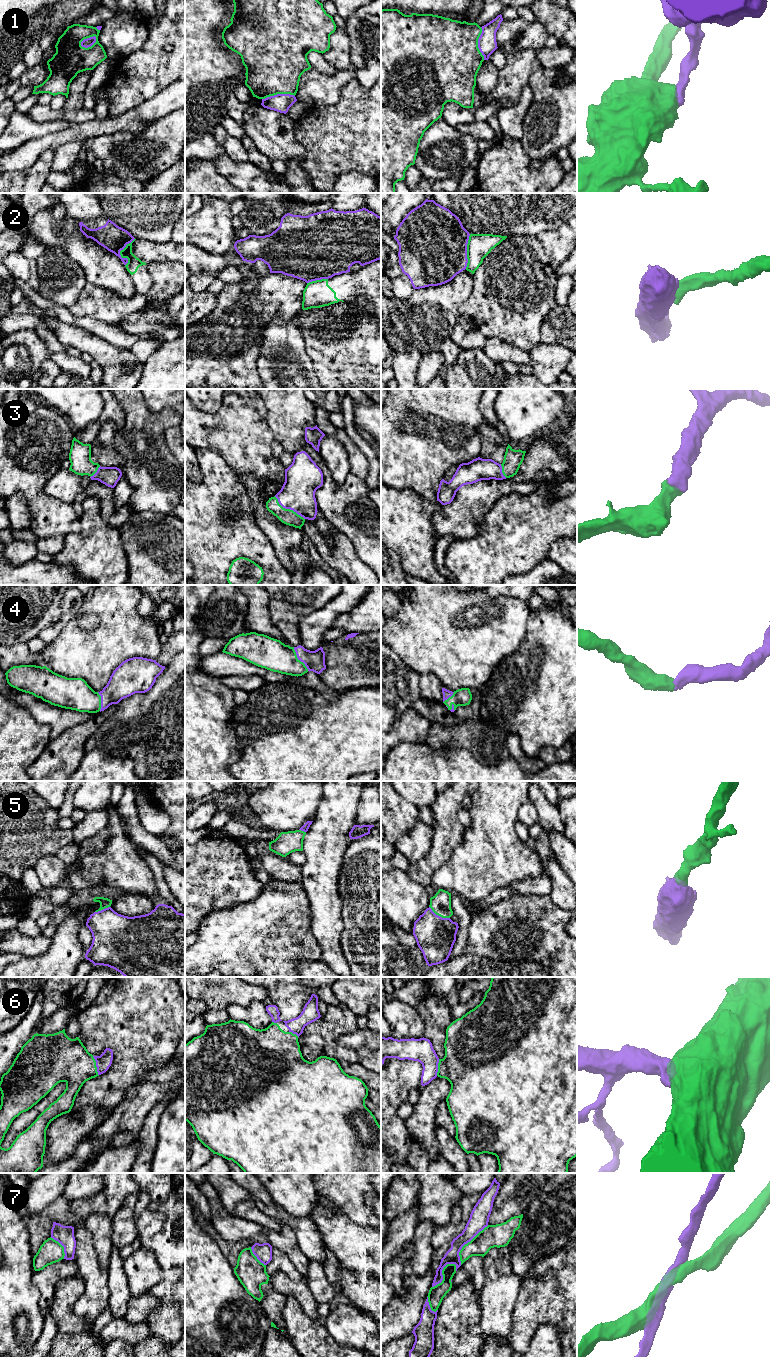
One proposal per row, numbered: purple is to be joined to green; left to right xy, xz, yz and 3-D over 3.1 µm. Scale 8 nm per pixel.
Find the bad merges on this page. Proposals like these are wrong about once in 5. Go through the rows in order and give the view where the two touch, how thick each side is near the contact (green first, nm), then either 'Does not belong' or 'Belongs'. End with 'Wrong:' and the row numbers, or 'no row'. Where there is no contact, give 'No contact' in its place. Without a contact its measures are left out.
1: Touches green in xy. Thickness 260 nm (green) against 70 nm. Does not belong
2: Touches green in yz. Thickness 190 nm (green) against 500 nm. Does not belong
3: Touches green in xz. Thickness 120 nm (green) against 280 nm. Belongs
4: Touches green in xz. Thickness 260 nm (green) against 160 nm. Belongs
5: Touches green in yz. Thickness 160 nm (green) against 320 nm. Belongs
6: Touches green in xy. Thickness 360 nm (green) against 120 nm. Belongs
7: Touches green in yz. Thickness 180 nm (green) against 160 nm. Does not belong
Wrong: 1, 2, 7

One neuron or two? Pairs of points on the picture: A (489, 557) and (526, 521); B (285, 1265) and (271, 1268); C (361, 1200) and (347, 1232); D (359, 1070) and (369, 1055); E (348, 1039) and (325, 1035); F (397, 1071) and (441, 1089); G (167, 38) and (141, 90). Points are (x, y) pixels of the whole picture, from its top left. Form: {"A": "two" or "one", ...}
{"A": "one", "B": "one", "C": "two", "D": "two", "E": "two", "F": "two", "G": "one"}

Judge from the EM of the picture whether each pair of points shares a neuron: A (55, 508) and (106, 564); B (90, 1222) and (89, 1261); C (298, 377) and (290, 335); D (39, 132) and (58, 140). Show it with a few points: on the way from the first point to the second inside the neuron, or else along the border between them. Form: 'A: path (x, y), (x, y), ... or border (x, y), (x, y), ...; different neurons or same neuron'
A: border (79, 517), (80, 530), (66, 536); different neurons
B: border (83, 1224), (91, 1234), (96, 1255); different neurons
C: path (297, 367), (297, 361), (291, 355), (290, 345); same neuron
D: border (68, 126), (24, 143); different neurons

